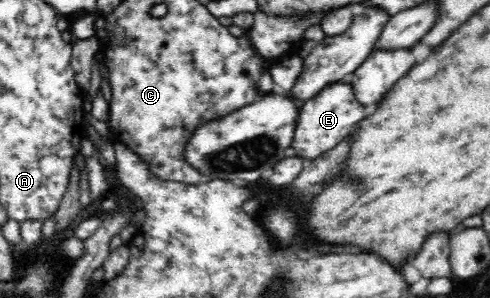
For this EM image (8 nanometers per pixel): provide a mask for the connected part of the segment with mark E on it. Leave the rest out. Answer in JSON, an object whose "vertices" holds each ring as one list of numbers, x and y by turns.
{"vertices":[[338,81,326,85,320,92,299,105,292,147,294,147,296,155,302,157,302,160,312,160,316,156,324,154,324,151,332,150,338,142,342,142,346,136,352,134,352,130,356,128,356,124,360,120,366,118,364,106,360,106,352,85,346,82]]}

